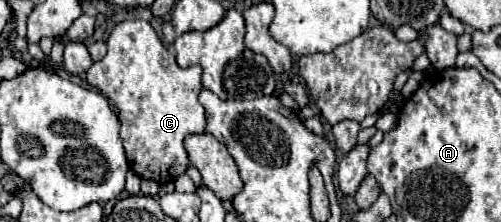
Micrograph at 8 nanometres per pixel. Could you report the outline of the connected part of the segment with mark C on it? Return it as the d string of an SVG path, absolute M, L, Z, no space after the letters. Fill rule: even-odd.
M125 20L117 24L107 40L105 58L95 62L87 70L87 82L93 88L97 88L103 96L107 96L109 102L117 108L117 116L121 122L121 140L125 146L127 162L139 178L155 180L157 184L167 184L177 176L185 174L187 168L191 166L187 150L183 148L183 140L191 134L203 134L207 124L205 108L197 100L199 92L203 90L201 72L203 70L199 66L179 68L175 62L175 56L163 46L153 26L145 20Z

